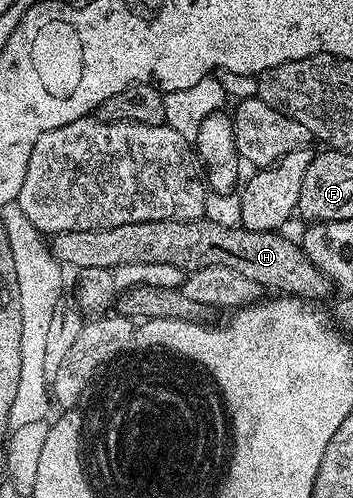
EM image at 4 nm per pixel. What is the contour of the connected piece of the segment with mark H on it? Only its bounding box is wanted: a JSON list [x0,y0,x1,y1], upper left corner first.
[51,219,334,299]

